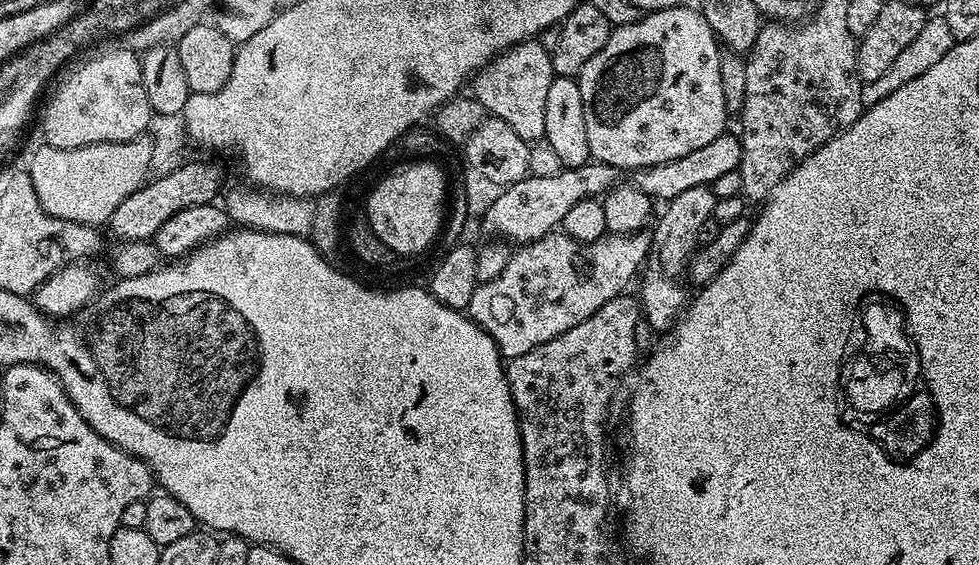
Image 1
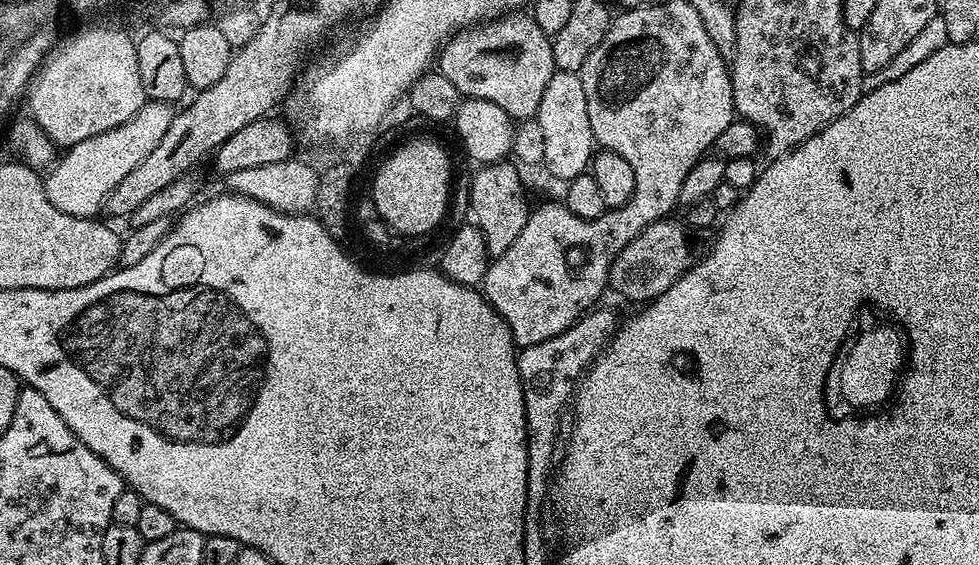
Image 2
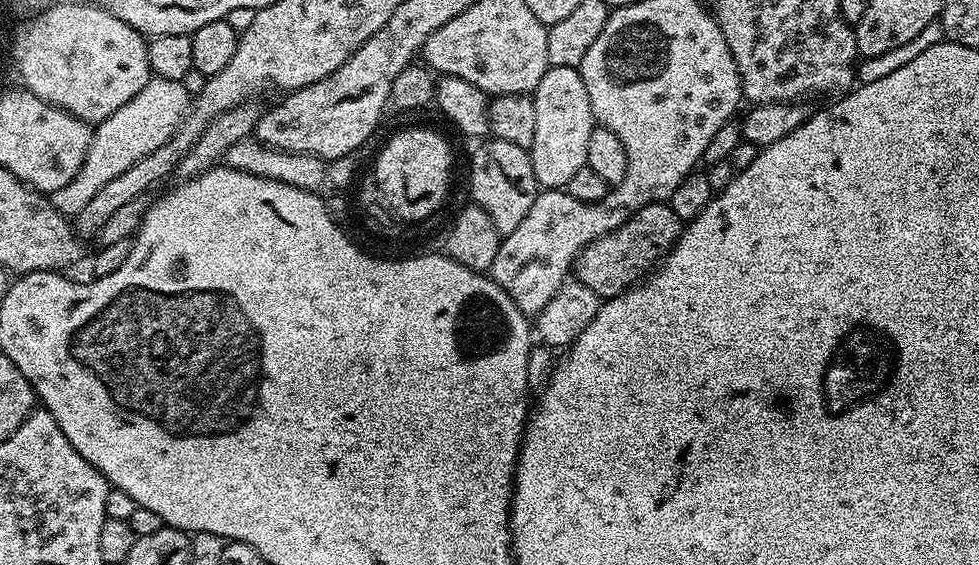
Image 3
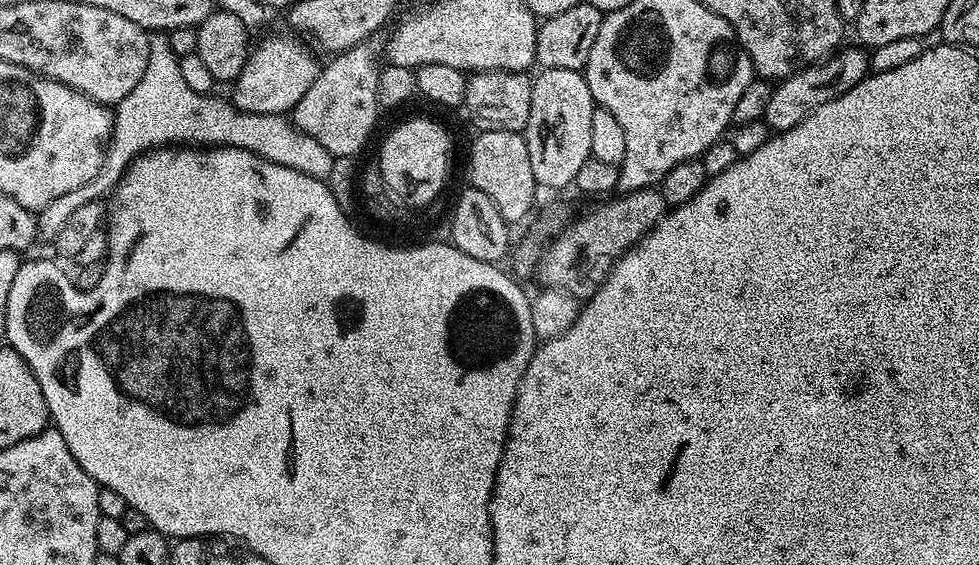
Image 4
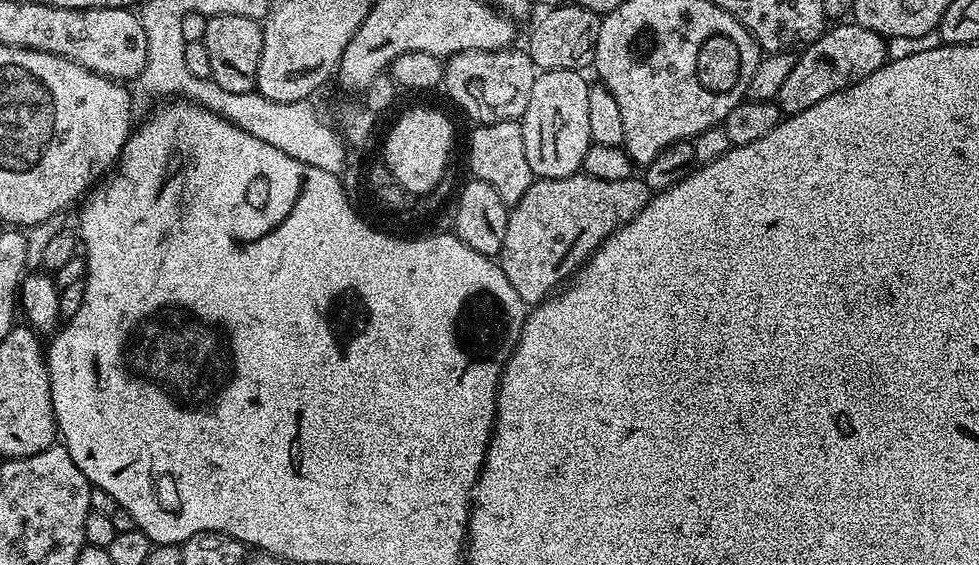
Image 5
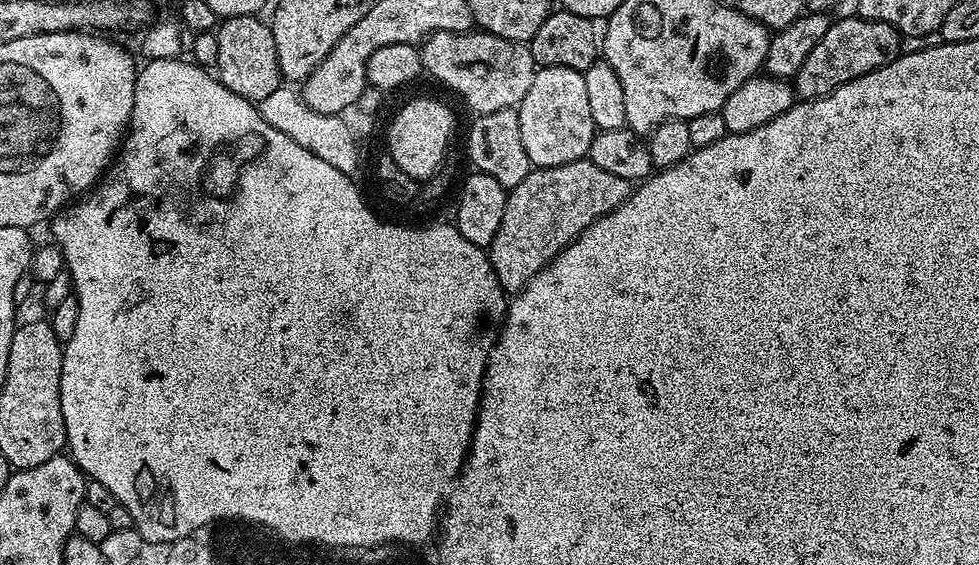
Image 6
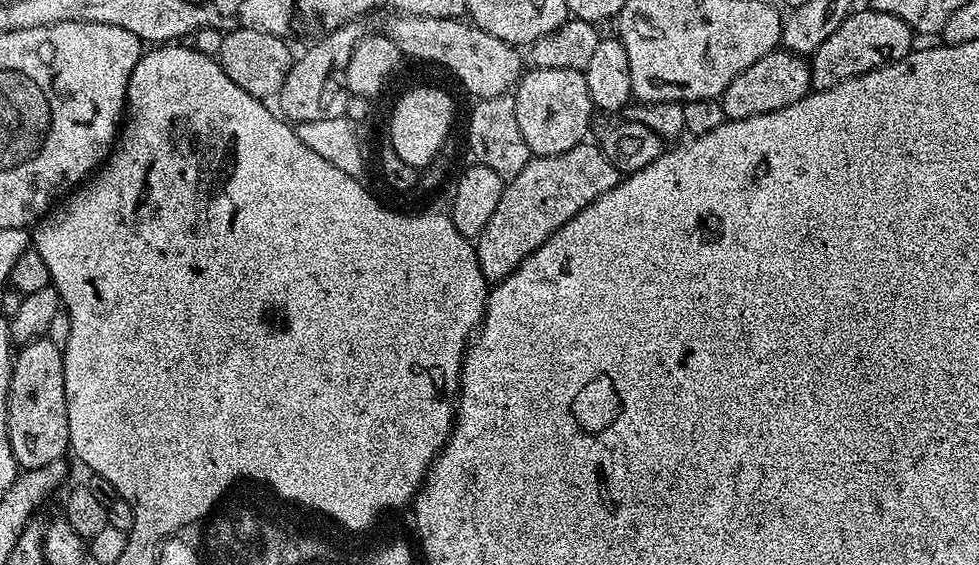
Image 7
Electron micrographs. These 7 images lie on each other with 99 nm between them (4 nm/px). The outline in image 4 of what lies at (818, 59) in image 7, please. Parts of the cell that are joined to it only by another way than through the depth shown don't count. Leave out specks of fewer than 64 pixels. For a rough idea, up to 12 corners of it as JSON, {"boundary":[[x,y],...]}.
{"boundary":[[841,47],[772,89],[769,133],[798,126],[869,75],[863,47]]}

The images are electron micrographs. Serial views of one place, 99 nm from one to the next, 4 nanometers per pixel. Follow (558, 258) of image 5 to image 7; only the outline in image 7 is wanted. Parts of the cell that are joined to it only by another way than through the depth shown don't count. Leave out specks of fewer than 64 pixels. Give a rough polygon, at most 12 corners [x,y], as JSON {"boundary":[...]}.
{"boundary":[[596,142],[533,156],[486,230],[482,274],[507,278],[622,174]]}

